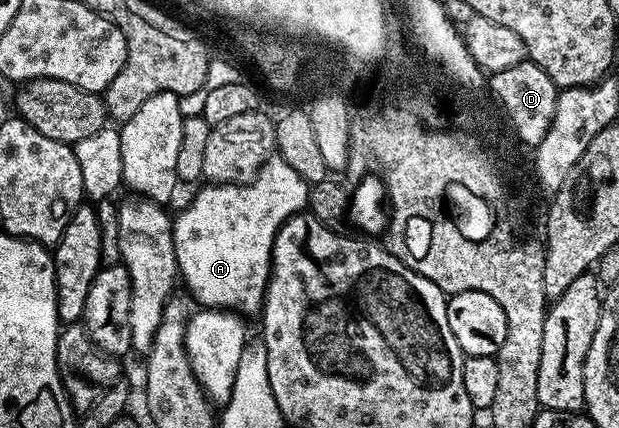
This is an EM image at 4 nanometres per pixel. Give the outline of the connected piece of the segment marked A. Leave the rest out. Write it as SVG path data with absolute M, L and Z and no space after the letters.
M270 156L265 163L259 168L259 172L253 177L252 182L245 183L244 186L219 186L216 184L205 184L205 187L194 196L189 202L189 207L173 218L173 243L175 244L175 256L177 257L177 269L179 271L180 281L189 285L188 293L201 301L200 305L205 308L224 308L227 311L234 311L241 316L247 314L256 315L262 309L265 301L265 290L269 286L269 270L273 267L273 245L275 244L275 236L279 232L279 228L293 215L302 213L309 205L310 183L303 180L303 176L299 176L299 172L295 172L295 168L291 168L291 164L287 164L287 160L283 160L279 156Z

